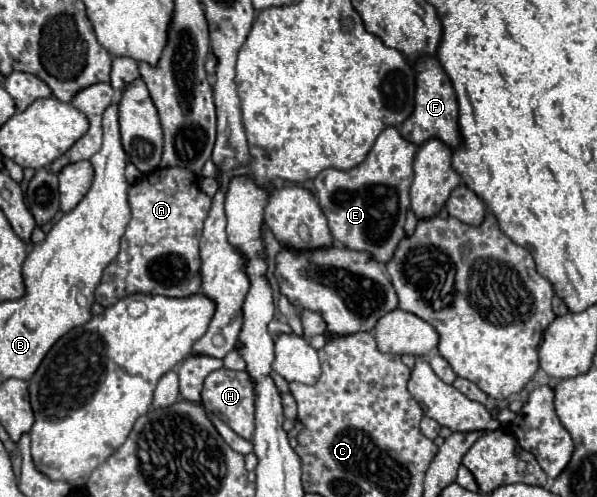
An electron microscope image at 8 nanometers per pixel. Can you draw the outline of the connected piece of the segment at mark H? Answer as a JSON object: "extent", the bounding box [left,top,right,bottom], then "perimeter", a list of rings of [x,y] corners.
{"extent":[203,370,255,440],"perimeter":[[[215,370],[207,376],[205,386],[203,386],[203,406],[207,412],[215,412],[235,434],[239,434],[245,440],[251,440],[253,430],[255,430],[255,404],[253,404],[253,384],[247,376],[247,372],[237,372],[237,370]]]}

